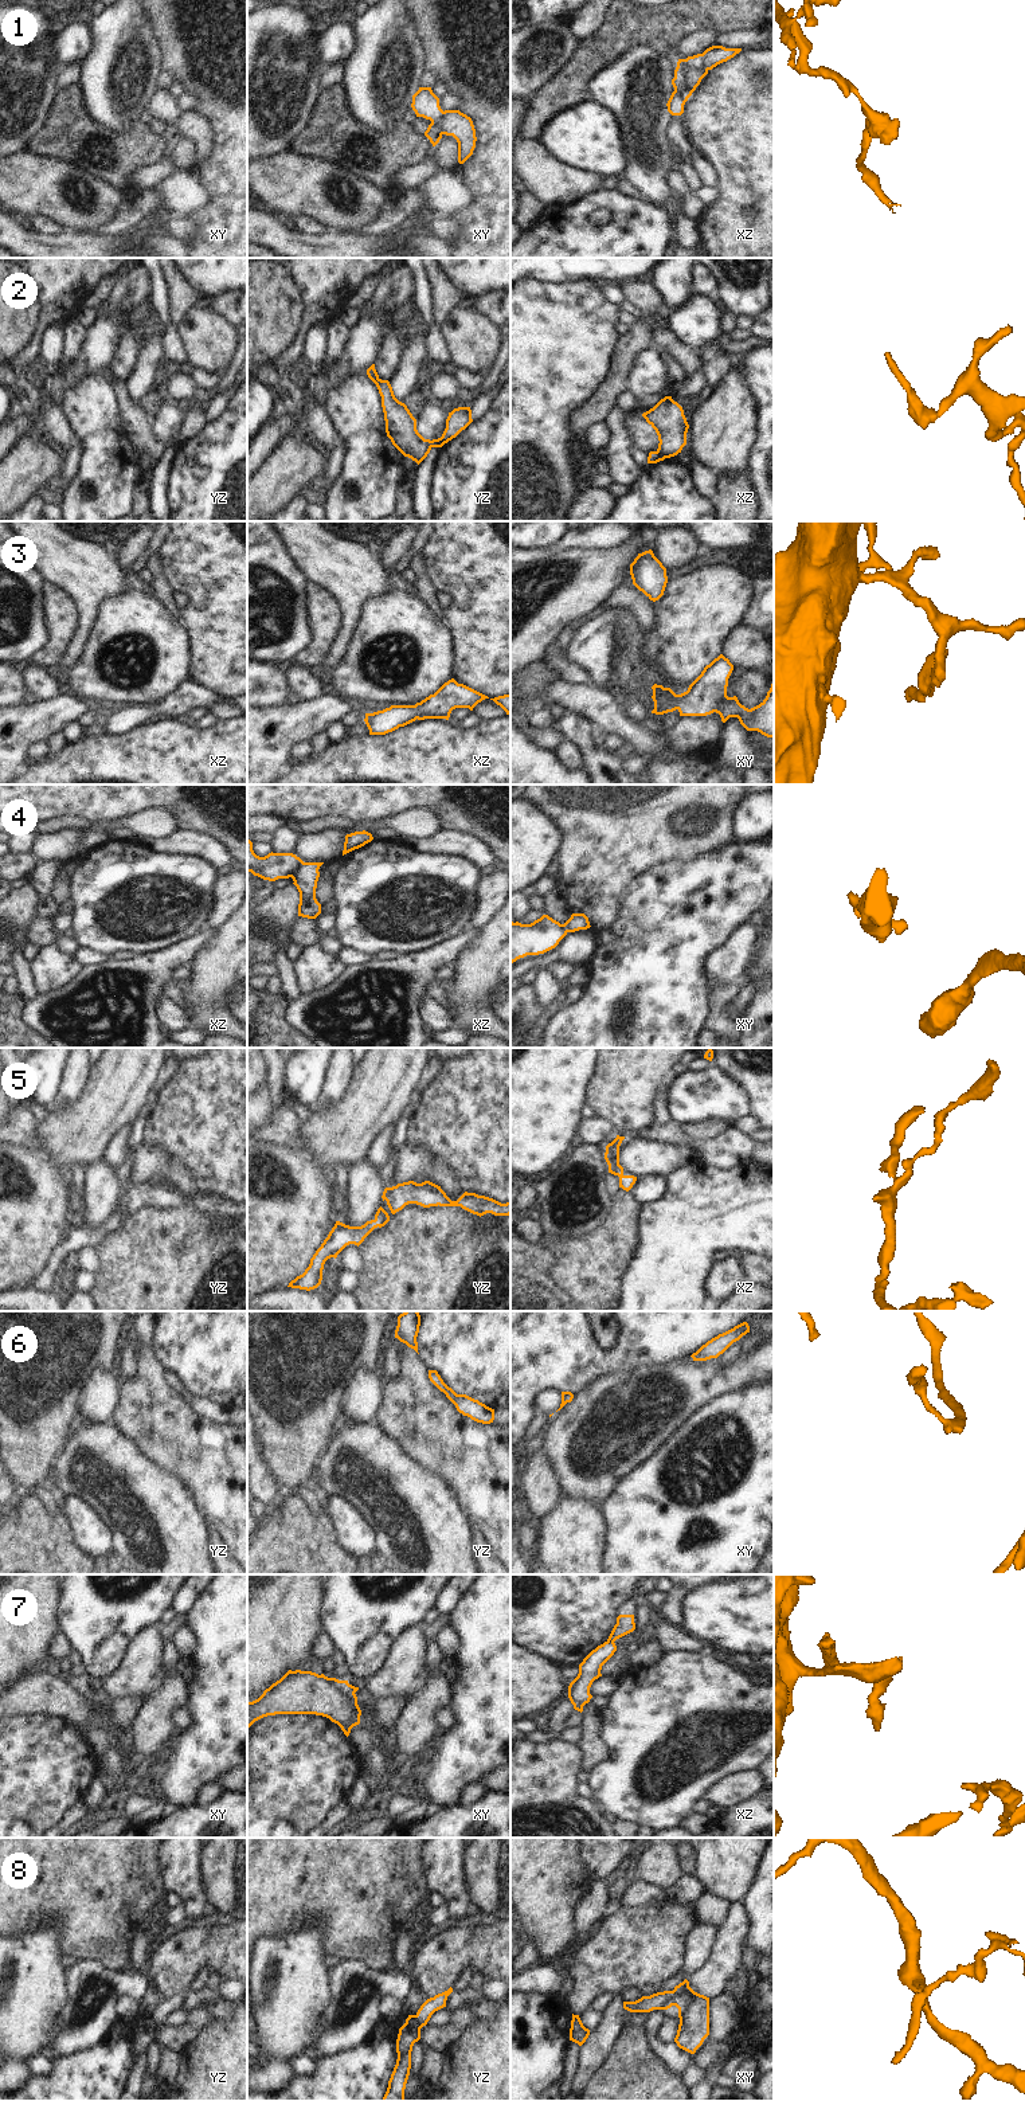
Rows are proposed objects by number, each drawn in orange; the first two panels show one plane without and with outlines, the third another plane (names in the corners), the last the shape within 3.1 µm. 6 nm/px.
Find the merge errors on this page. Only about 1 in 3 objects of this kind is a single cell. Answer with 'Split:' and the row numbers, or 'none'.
Split: 1, 2, 4, 7, 8

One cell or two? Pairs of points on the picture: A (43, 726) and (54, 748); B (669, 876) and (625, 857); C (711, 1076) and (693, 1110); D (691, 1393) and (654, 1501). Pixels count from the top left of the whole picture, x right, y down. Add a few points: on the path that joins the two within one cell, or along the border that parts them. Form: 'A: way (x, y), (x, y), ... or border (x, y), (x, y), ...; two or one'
A: border (62, 730), (45, 739); two
B: border (680, 860), (649, 867), (625, 888); two
C: way (711, 1084), (696, 1102); one
D: border (701, 1408), (656, 1451); two

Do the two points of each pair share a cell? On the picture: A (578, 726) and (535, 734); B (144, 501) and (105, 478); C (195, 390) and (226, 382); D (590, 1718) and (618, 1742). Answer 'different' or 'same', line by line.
A: different
B: different
C: same
D: different

